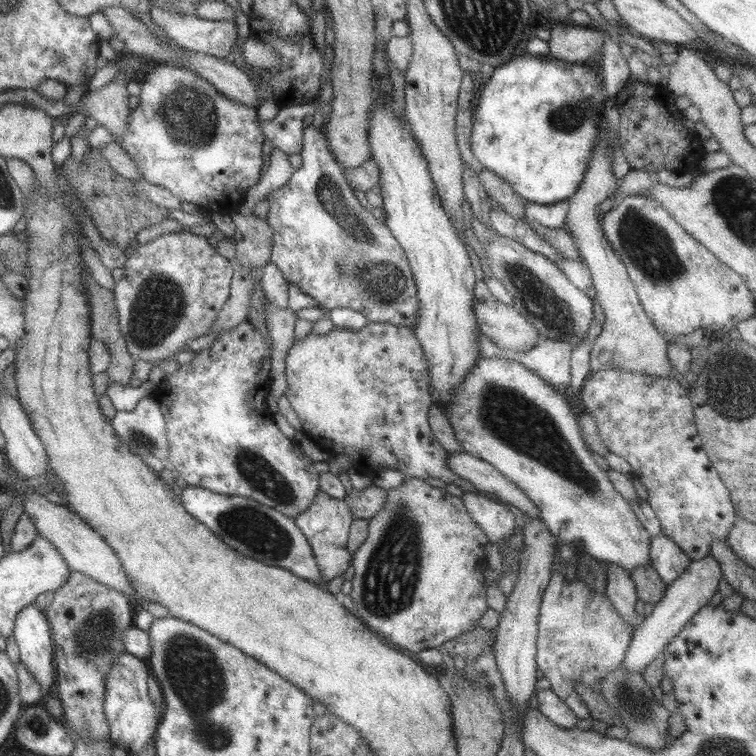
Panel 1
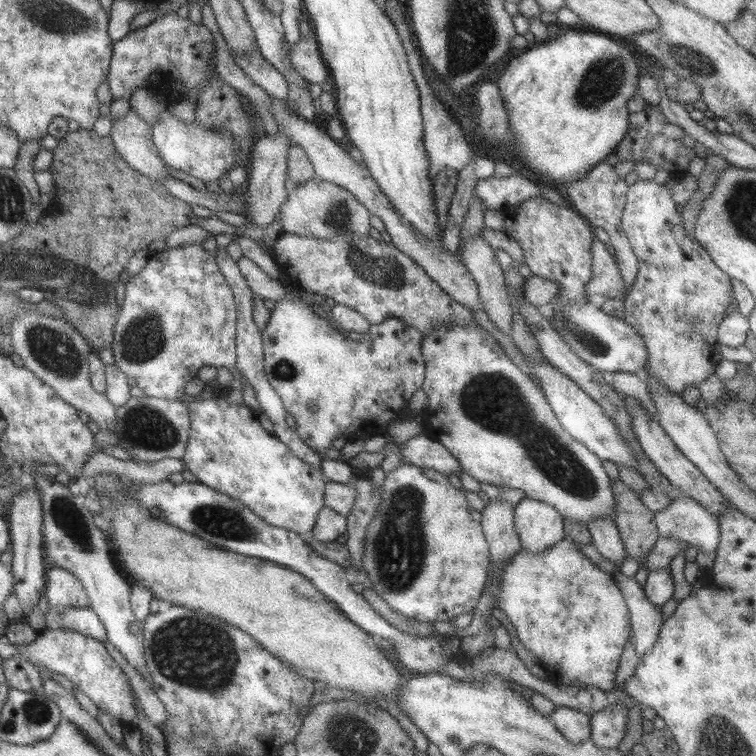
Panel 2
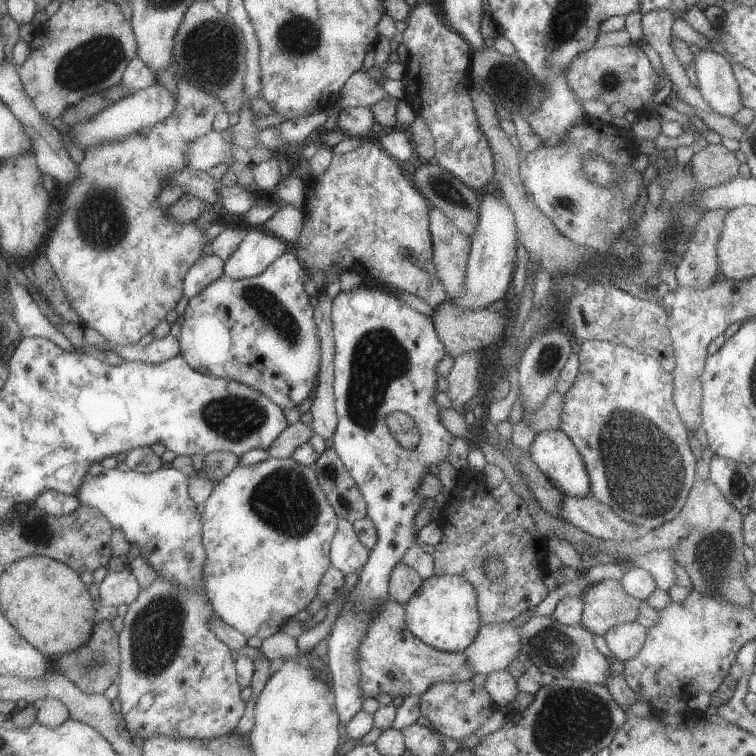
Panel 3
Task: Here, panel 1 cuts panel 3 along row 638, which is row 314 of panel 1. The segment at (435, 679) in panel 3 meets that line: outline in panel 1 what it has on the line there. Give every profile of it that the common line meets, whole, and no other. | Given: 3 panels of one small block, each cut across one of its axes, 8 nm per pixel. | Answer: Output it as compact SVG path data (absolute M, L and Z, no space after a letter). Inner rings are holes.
M303 125L302 128L303 142L301 150L298 152L301 156L301 166L295 169L289 180L278 188L277 190L270 192L265 196L267 204L269 204L268 211L266 213L266 221L270 226L270 232L273 233L272 245L270 246L270 262L281 271L283 278L288 284L293 284L299 287L299 290L303 294L311 297L313 300L319 303L319 307L325 309L327 312L335 308L349 308L354 312L360 313L367 319L368 322L374 323L388 323L392 326L405 326L409 329L413 329L417 323L417 295L415 281L409 268L405 253L400 247L400 244L395 240L395 237L390 233L390 230L385 226L385 223L375 219L368 208L363 208L359 205L357 197L353 195L353 191L350 186L345 182L342 170L339 169L339 164L328 147L324 131L322 128L317 128L313 125Z

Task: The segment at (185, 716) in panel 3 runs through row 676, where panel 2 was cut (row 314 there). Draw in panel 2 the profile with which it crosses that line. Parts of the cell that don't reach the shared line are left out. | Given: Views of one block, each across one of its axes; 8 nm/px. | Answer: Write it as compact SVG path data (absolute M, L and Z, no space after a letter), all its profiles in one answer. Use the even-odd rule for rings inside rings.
M185 243L180 247L165 248L159 253L150 253L146 264L139 273L130 275L129 280L124 284L124 300L119 308L119 314L117 321L113 328L113 342L111 344L111 350L113 355L114 366L121 370L121 373L126 377L135 379L135 386L140 388L142 392L153 398L164 398L164 399L179 399L184 394L184 387L189 380L193 379L198 375L199 369L205 366L213 366L217 369L223 367L228 369L229 374L233 379L243 380L243 376L237 372L237 368L233 368L235 365L235 353L234 345L236 338L236 310L233 295L229 285L225 282L224 276L219 272L219 267L215 262L214 256L203 249L198 244Z

